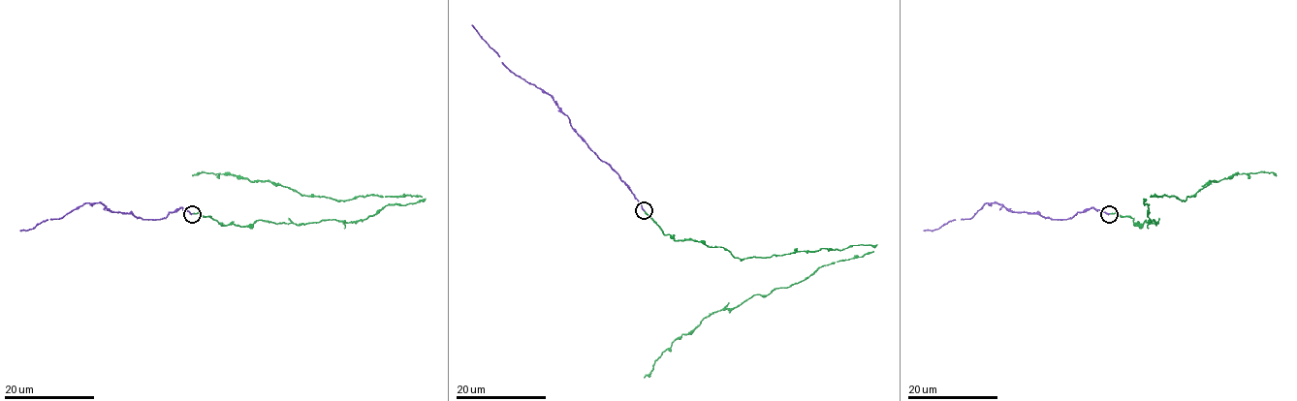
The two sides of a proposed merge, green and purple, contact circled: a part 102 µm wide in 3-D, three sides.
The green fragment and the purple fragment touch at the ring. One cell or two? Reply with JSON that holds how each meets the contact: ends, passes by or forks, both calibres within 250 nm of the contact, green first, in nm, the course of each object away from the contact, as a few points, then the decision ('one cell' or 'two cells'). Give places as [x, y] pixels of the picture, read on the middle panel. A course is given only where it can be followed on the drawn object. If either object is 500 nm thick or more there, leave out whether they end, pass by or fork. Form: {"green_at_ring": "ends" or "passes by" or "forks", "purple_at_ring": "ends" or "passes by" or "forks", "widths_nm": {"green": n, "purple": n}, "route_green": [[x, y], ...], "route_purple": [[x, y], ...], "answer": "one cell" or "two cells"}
{"green_at_ring": "ends", "purple_at_ring": "ends", "widths_nm": {"green": 170, "purple": 190}, "route_green": [[644, 211], [676, 240], [721, 246], [740, 259], [874, 247], [711, 313], [676, 339], [644, 378]], "route_purple": [[644, 211], [629, 187], [571, 126], [570, 119], [551, 95], [512, 73], [471, 25]], "answer": "one cell"}

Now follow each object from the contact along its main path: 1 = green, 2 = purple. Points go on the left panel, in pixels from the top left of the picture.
1: (192, 213), (224, 225), (357, 223), (389, 204), (423, 199), (337, 200), (236, 175), (192, 175)
2: (192, 213), (177, 208), (165, 218), (142, 219), (102, 203), (84, 203), (60, 218), (19, 231)

